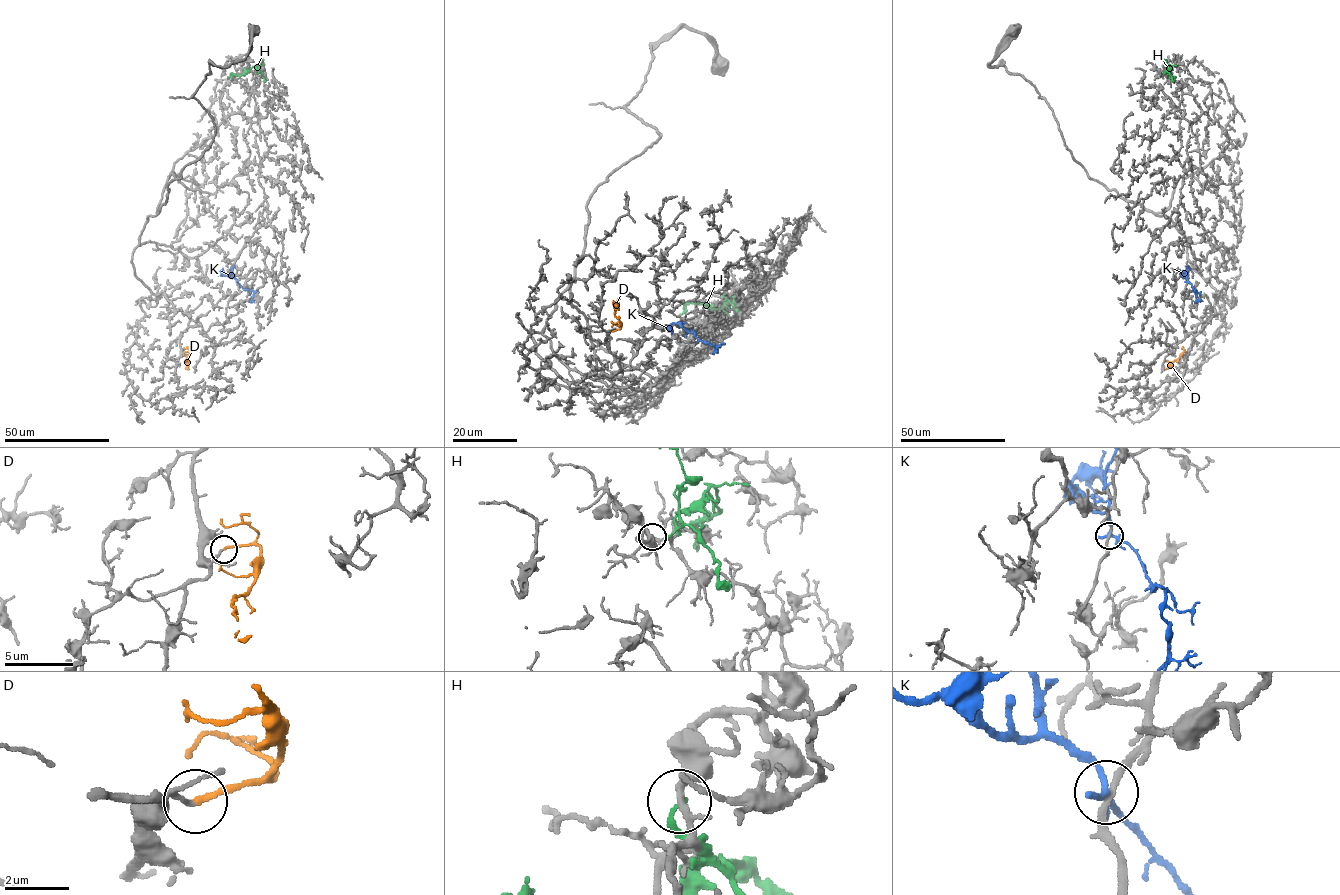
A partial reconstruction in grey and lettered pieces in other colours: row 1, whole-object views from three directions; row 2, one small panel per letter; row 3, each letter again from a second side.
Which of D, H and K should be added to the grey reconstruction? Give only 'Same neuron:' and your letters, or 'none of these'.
Same neuron: D

